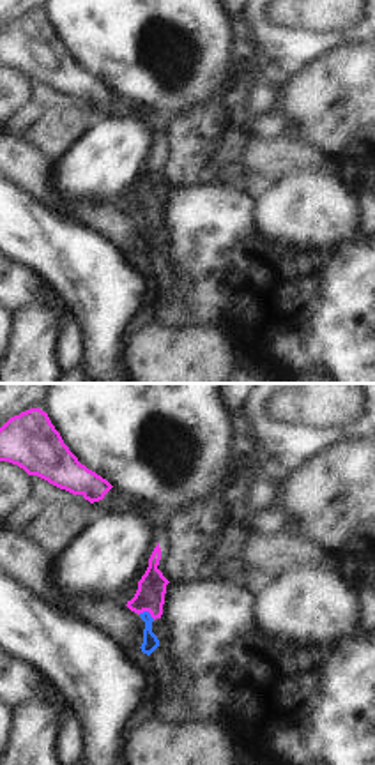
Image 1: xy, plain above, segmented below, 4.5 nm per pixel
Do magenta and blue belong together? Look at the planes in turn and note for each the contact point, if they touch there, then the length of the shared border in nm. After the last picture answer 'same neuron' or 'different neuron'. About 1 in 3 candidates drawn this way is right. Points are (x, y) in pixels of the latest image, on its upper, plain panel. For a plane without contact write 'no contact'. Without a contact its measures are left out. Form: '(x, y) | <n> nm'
(147, 214) | 80 nm

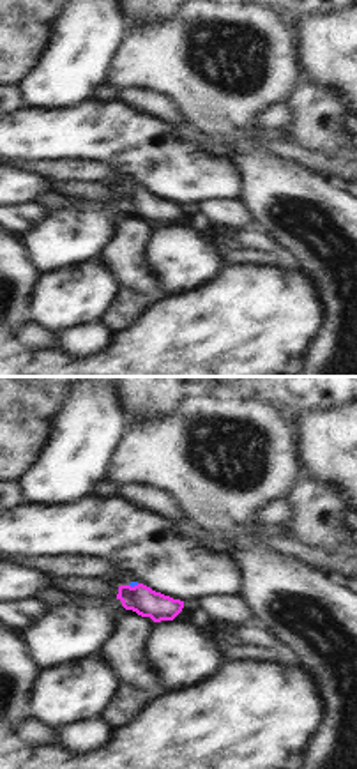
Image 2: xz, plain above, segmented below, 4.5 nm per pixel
(135, 190) | 50 nm

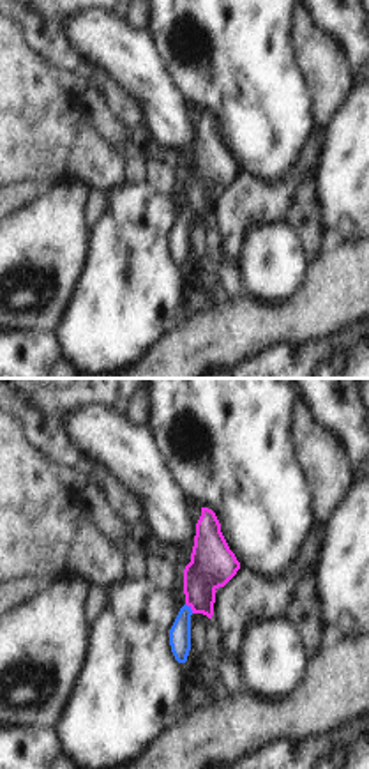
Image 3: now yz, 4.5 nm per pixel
(191, 213) | 60 nm

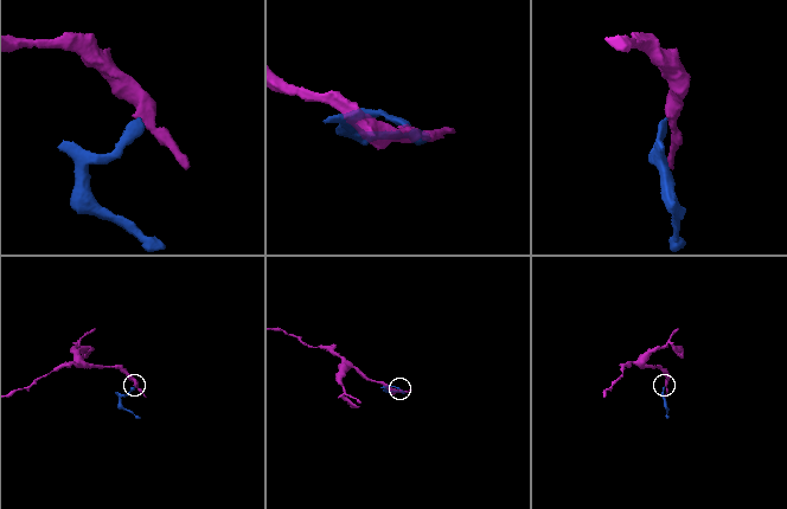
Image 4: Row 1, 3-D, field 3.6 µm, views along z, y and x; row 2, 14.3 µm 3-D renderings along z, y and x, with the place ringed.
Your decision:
same neuron

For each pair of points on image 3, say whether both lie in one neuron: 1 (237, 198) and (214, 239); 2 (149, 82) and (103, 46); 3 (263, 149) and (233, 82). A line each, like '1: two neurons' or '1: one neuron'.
1: two neurons
2: one neuron
3: one neuron

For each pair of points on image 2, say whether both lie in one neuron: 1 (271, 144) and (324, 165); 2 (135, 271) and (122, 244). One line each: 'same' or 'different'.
1: same
2: same

